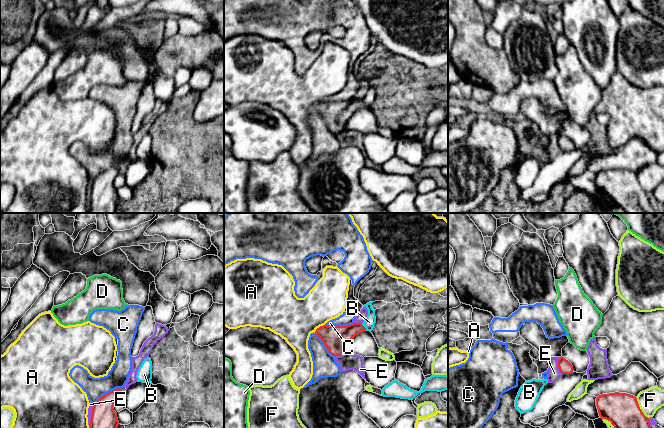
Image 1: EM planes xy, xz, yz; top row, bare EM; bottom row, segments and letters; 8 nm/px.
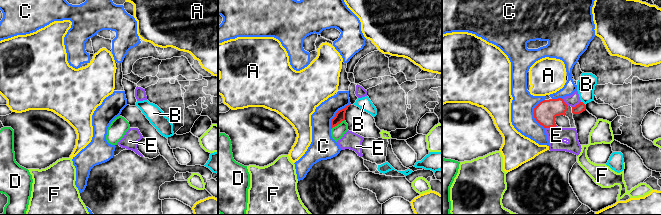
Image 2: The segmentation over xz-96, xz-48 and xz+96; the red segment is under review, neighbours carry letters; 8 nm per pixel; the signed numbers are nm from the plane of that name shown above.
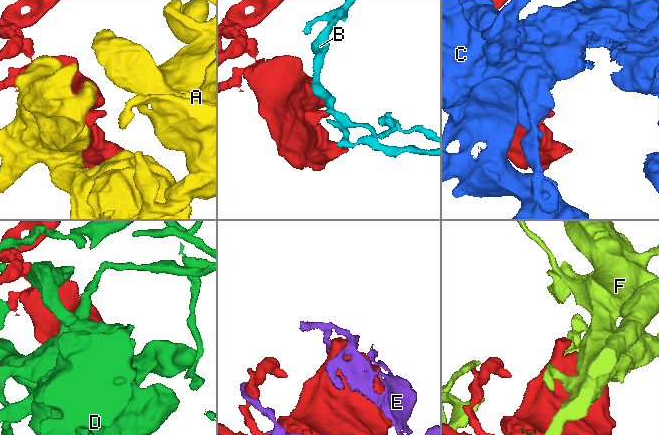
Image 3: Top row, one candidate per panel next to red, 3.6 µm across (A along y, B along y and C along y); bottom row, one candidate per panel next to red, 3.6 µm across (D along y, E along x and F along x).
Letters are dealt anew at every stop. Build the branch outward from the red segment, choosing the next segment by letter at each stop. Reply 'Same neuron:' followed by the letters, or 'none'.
Same neuron: none

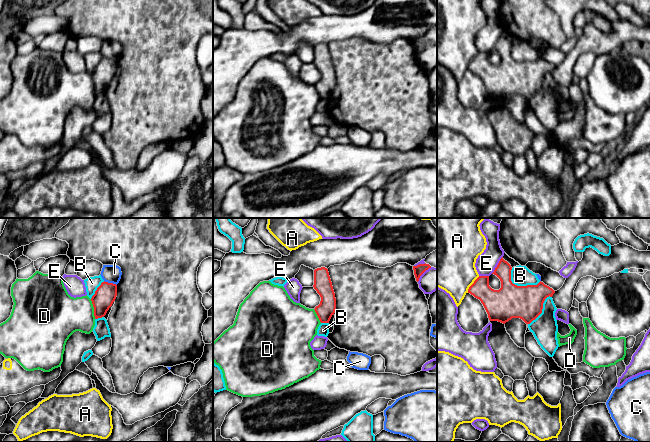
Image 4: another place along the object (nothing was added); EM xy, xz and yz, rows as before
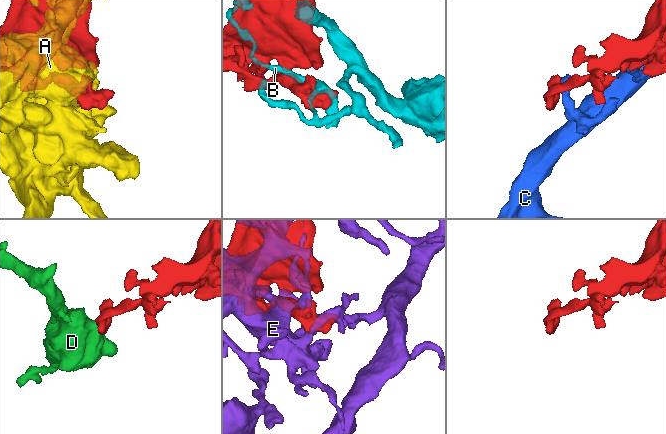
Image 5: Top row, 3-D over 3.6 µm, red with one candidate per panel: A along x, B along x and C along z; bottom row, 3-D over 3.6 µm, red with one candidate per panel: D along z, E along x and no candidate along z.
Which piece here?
Same neuron: none

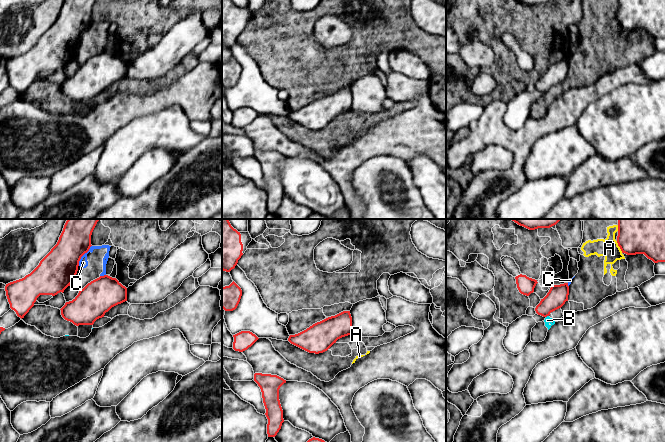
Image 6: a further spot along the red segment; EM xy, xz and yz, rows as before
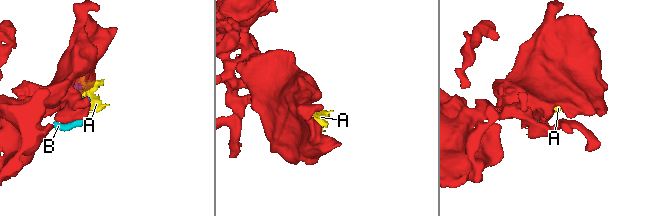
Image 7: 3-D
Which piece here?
Same neuron: none

